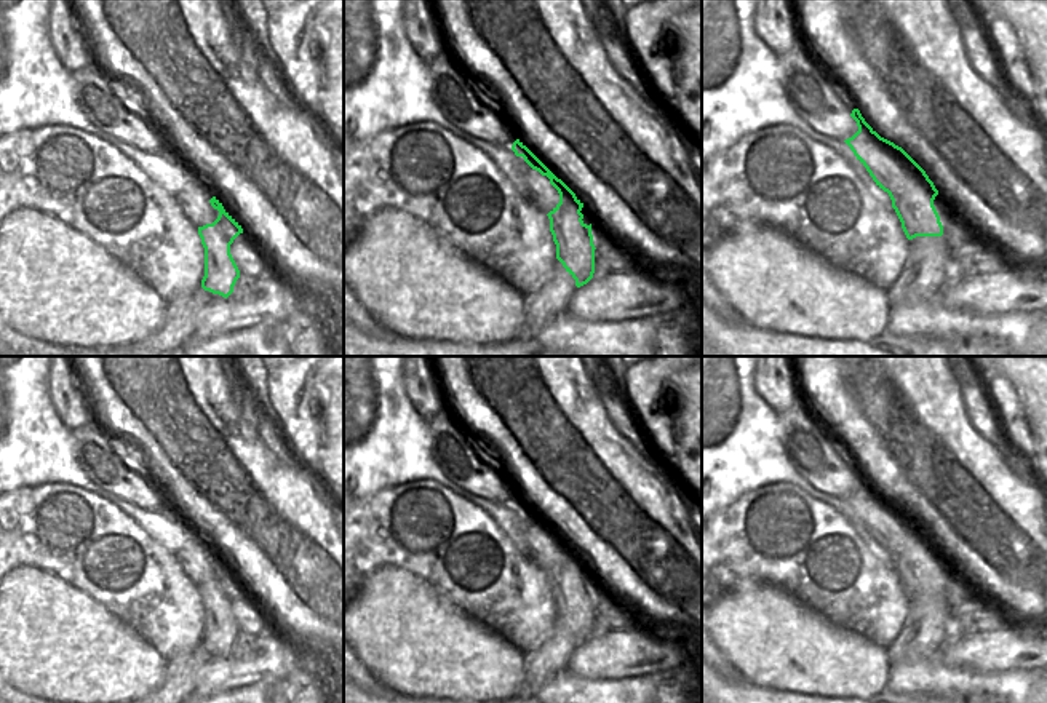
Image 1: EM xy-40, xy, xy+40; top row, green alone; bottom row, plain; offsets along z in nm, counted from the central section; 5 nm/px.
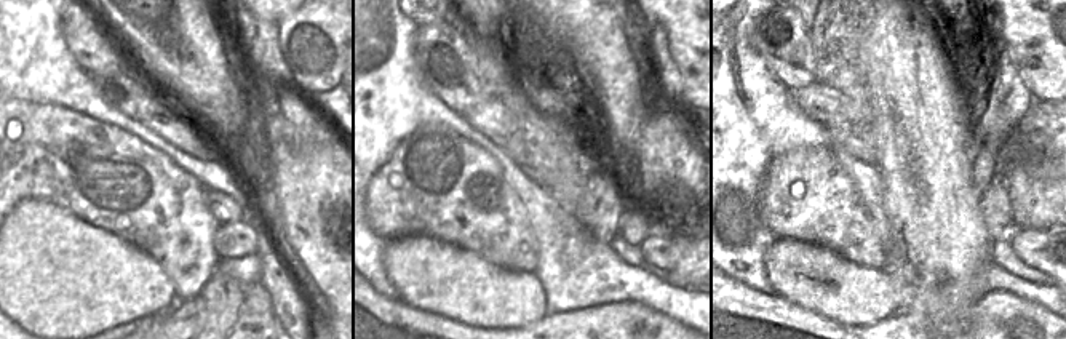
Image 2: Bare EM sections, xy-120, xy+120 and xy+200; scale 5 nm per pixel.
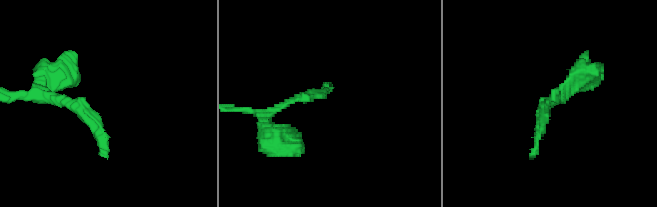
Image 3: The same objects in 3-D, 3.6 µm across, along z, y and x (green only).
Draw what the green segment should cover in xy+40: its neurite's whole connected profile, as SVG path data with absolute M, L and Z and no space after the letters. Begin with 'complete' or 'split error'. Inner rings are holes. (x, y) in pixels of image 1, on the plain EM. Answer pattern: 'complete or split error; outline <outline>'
complete; outline M858 467L850 475L858 489L844 500L876 543L889 551L906 596L942 594L943 583L934 564L938 548L926 529L902 505L881 495Z

